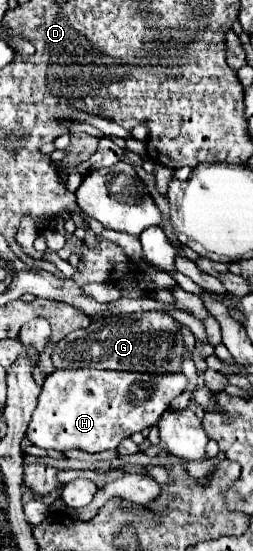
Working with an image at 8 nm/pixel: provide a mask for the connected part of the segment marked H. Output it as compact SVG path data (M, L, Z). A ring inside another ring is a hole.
M62 369L46 377L40 393L38 407L28 425L28 439L32 445L42 449L82 449L86 453L100 453L116 449L118 443L136 431L152 427L160 415L170 407L170 401L186 389L184 373L170 375L148 375L148 373L124 373L124 371L102 371L102 369Z

